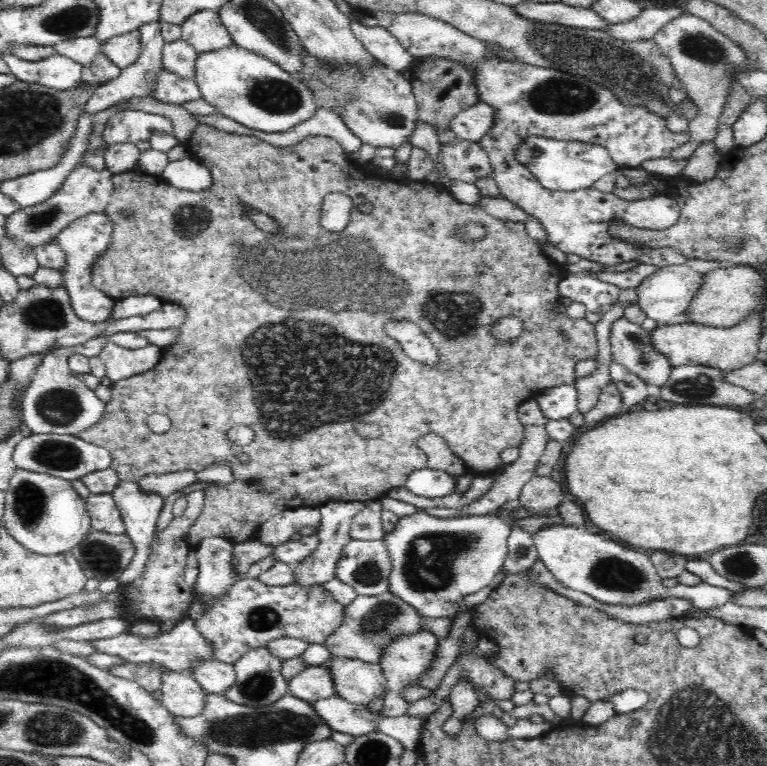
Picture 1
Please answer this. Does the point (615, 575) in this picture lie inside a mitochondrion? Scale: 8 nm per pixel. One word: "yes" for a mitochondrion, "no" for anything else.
yes

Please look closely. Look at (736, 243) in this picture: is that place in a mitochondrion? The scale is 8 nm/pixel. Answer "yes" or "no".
yes

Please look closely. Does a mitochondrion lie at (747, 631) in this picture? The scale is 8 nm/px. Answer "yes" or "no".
no

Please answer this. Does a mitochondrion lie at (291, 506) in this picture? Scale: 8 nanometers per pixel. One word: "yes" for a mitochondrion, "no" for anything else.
no

